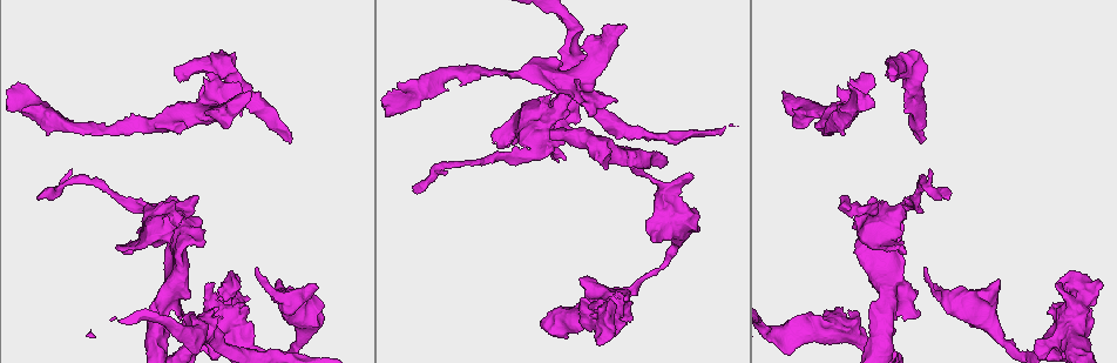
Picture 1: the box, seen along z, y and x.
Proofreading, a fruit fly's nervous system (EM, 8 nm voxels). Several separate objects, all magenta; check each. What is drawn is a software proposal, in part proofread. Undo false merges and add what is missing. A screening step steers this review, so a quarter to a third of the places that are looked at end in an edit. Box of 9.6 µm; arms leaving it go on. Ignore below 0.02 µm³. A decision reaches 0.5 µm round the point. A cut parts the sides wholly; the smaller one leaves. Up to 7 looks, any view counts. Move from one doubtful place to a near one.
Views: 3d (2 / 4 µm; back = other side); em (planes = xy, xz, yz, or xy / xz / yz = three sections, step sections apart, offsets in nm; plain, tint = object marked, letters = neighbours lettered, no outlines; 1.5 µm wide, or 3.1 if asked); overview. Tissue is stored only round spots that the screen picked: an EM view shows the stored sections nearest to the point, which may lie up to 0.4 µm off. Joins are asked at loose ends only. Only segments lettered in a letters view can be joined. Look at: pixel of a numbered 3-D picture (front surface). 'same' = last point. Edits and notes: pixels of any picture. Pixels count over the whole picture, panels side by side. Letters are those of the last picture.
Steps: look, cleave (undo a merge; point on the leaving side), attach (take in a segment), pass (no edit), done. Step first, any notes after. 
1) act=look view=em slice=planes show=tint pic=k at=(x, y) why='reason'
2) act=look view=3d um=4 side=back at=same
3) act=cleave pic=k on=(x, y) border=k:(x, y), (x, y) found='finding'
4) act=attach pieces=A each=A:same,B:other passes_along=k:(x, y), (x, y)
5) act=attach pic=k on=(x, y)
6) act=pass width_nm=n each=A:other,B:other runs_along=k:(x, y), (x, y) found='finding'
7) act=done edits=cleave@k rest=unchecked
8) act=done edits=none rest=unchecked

act=look view=3d um=4 pic=1 at=(312, 284) why='branch stops here'

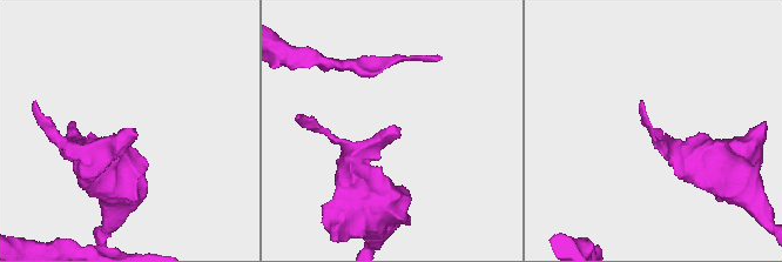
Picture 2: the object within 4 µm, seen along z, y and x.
act=look view=em slice=planes show=tint pic=2 at=(131, 132) why='need the tissue'

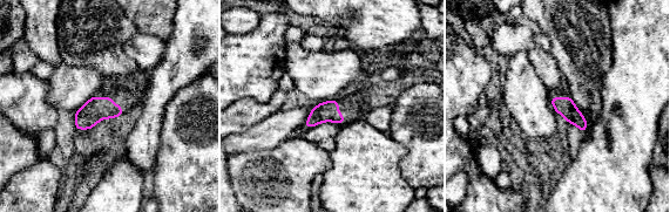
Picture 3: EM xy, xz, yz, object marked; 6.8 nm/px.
act=look view=em slice=planes show=letters at=same why='see the neighbours'

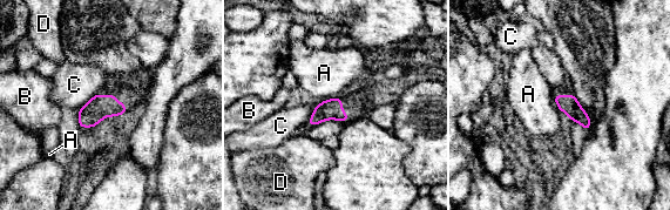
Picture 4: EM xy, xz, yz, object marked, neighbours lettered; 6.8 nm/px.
act=pass each=A:other,B:other,C:other,D:other border=4:(336, 96), (323, 101) found='none of them fits'

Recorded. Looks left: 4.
act=look view=em slice=xy step=4 show=letters pic=1 at=(922, 140) why='branch stops here'

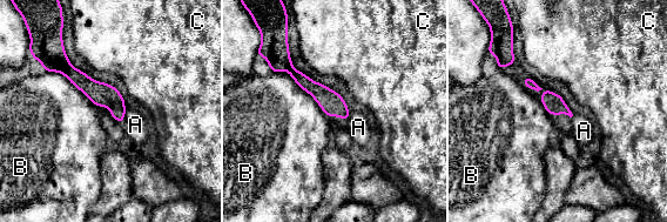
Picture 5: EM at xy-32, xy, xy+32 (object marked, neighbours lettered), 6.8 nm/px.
act=look view=em slice=xz step=4 show=letters at=same

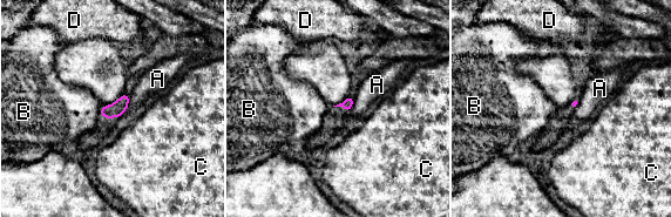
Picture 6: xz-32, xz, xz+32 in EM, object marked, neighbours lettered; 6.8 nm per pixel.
act=pass each=A:other,B:other,C:other,D:other border=6:(103, 106), (99, 114) found='none of them fits'

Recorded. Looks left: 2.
act=look view=em slice=xy step=4 show=letters pic=1 at=(550, 138) why='stops while still wide'

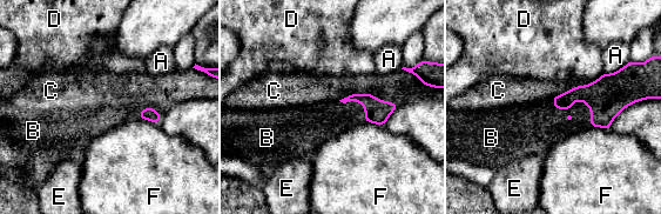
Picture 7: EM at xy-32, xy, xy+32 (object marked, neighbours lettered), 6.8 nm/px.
act=attach pieces=B each=A:other,B:same,C:other,D:other,E:other,F:other passes_along=7:(608, 95), (575, 100), (548, 125) found='it goes on there'

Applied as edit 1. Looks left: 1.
act=done edits=attach@7 rest=unchecked

